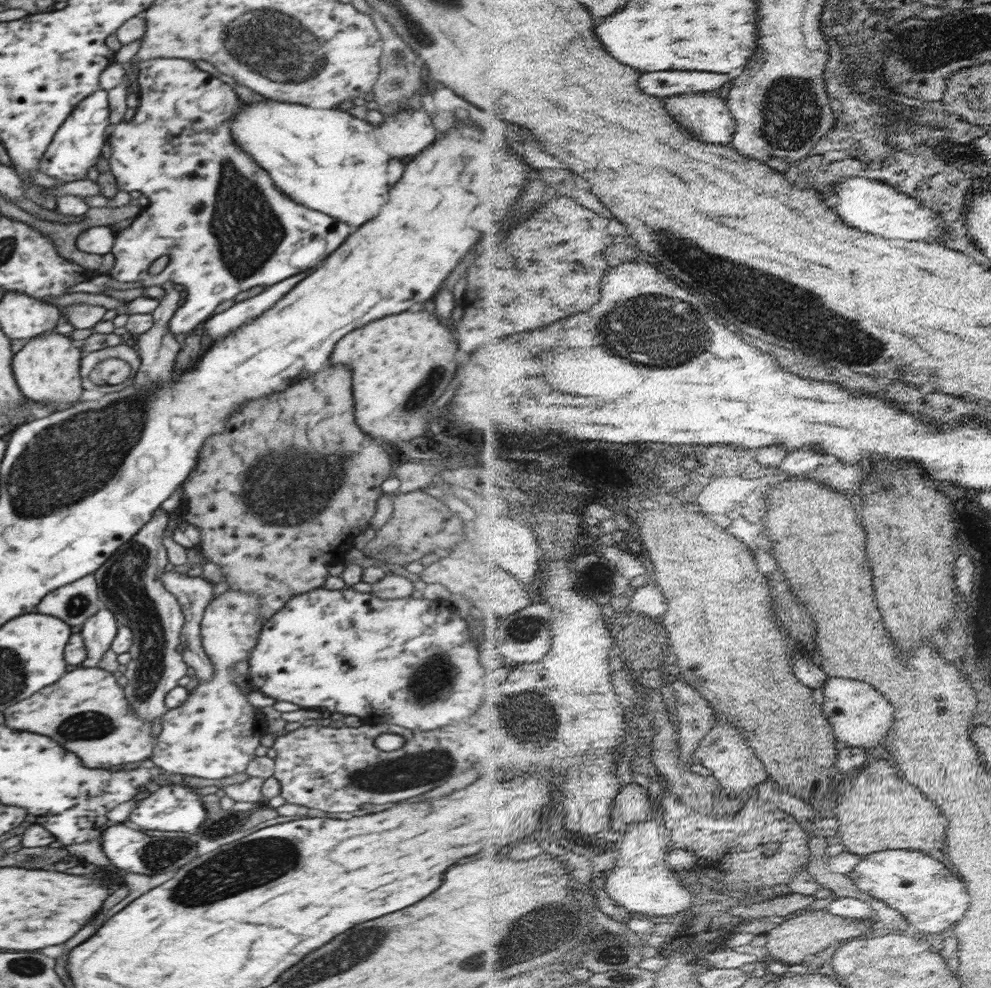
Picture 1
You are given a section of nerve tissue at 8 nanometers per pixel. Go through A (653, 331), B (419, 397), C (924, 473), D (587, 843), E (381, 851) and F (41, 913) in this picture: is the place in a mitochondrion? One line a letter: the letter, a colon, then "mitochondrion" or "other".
A: mitochondrion
B: mitochondrion
C: other
D: other
E: other
F: other

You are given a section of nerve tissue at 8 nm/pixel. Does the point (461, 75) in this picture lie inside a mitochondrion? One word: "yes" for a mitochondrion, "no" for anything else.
no

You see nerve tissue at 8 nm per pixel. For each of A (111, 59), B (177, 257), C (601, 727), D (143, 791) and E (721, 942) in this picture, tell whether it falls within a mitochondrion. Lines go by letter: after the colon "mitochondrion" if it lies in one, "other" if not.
A: other
B: other
C: other
D: other
E: other

